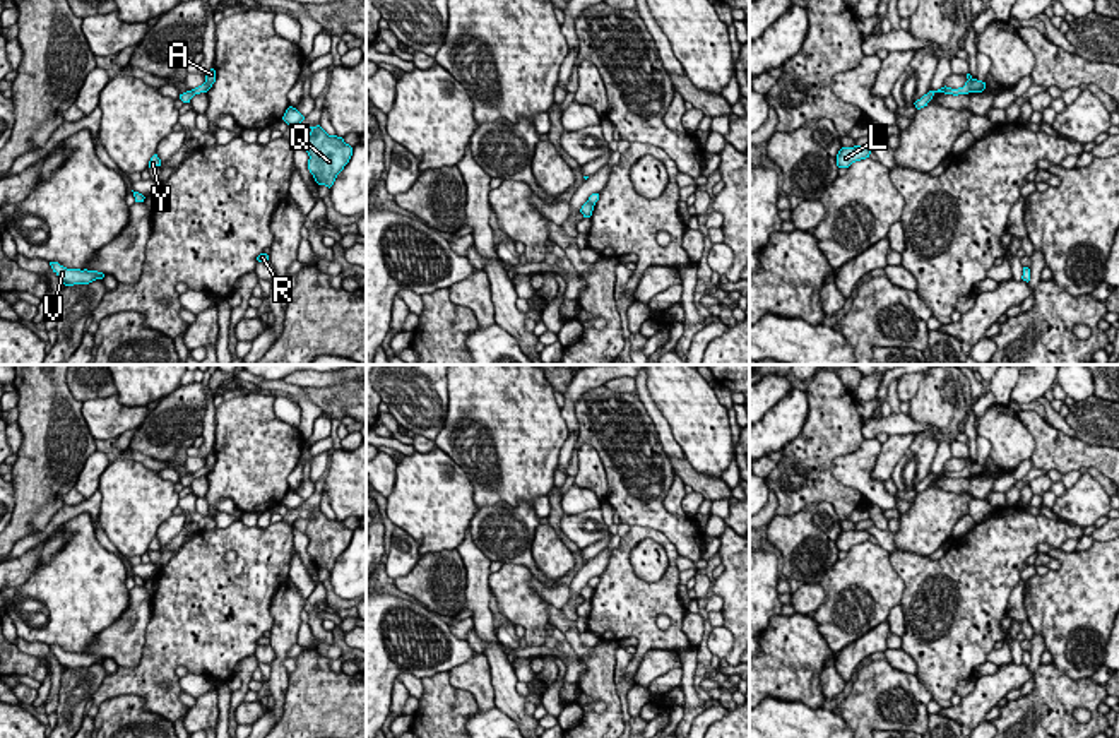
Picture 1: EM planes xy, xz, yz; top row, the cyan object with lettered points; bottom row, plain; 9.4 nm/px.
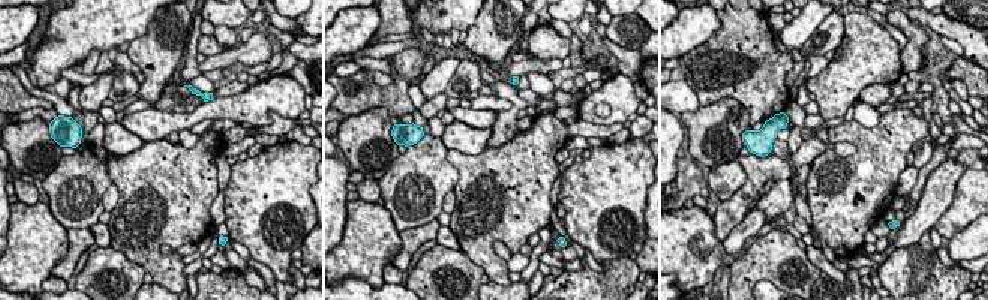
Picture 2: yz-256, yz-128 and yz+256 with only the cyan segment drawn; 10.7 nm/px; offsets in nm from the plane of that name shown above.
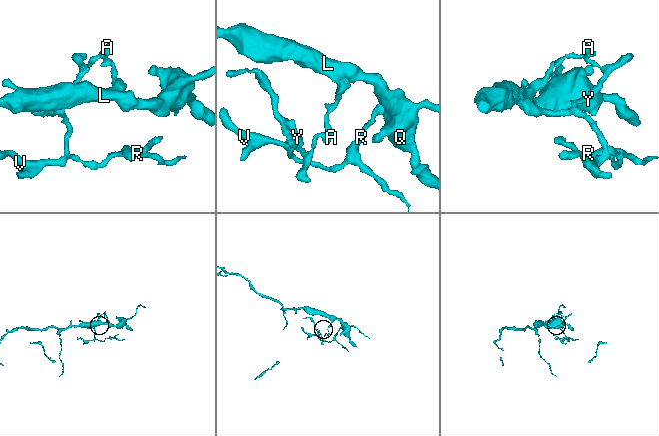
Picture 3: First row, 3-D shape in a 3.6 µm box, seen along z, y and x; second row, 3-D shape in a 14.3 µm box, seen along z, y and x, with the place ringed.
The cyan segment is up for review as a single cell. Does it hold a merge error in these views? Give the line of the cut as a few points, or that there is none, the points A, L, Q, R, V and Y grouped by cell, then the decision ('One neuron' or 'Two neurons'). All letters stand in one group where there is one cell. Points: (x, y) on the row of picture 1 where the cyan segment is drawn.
Split along yz (974, 79), (969, 91). Groups: A L Q / R V Y. Two neurons

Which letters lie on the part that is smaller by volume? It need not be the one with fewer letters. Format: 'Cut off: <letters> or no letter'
Cut off: R, V, Y

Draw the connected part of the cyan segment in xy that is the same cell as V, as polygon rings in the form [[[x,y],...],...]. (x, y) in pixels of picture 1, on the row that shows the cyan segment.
[[[50,262],[50,265],[65,286],[89,284],[96,279],[104,277],[104,274],[98,272],[98,271],[67,269],[67,267],[60,265],[58,262]]]

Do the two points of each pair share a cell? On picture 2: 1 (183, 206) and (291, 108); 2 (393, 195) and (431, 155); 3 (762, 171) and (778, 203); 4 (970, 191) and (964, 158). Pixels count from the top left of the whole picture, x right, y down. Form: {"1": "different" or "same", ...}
{"1": "different", "2": "same", "3": "different", "4": "same"}

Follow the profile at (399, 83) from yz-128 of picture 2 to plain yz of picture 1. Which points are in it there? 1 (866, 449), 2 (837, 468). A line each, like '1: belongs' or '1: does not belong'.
1: does not belong
2: does not belong

